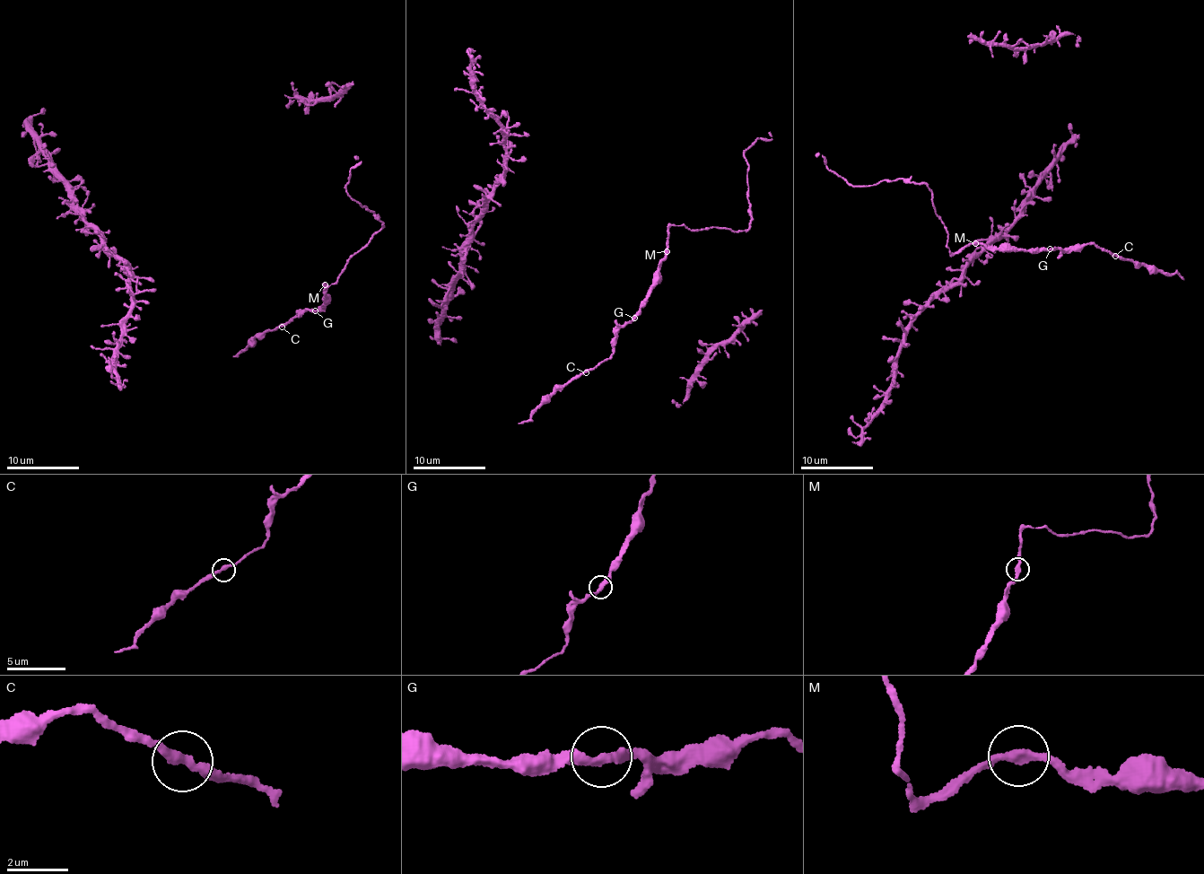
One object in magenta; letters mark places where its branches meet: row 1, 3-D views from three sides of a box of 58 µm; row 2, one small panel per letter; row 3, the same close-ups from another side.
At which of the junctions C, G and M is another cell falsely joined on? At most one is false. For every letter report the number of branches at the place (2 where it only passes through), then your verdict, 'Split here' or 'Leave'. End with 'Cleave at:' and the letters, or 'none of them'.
C: Branches: 2. Leave
G: Branches: 2. Leave
M: Branches: 2. Leave
Cleave at: none of them

